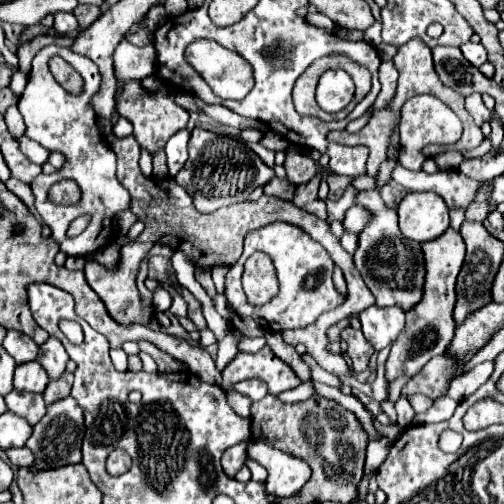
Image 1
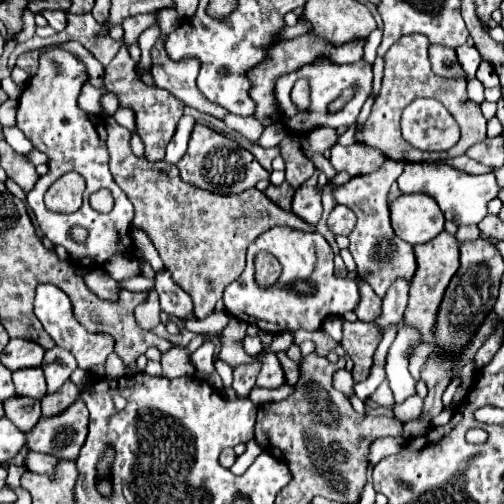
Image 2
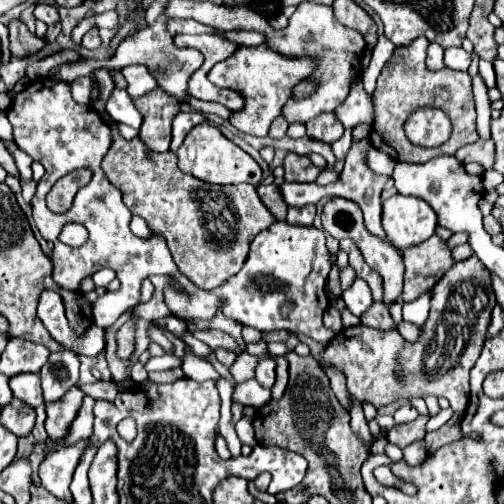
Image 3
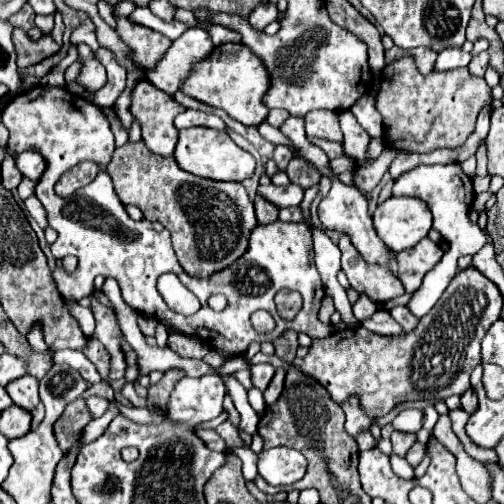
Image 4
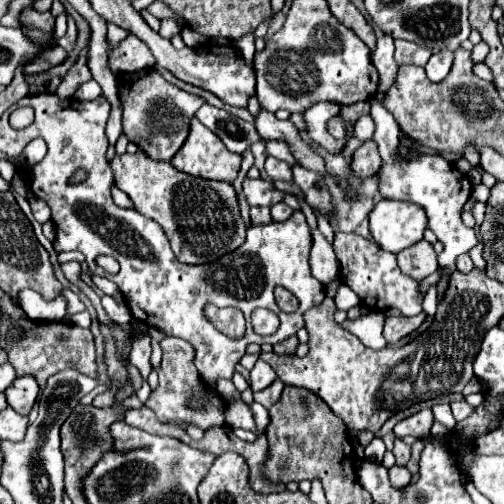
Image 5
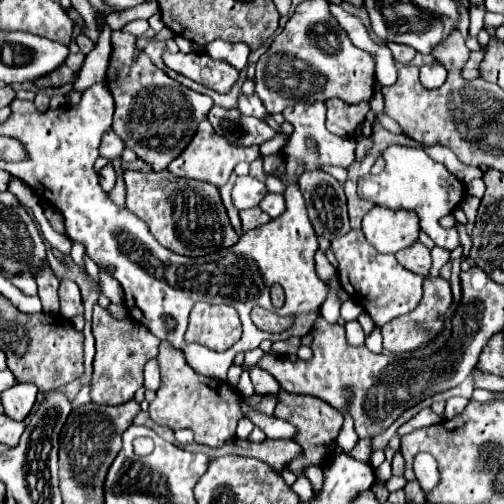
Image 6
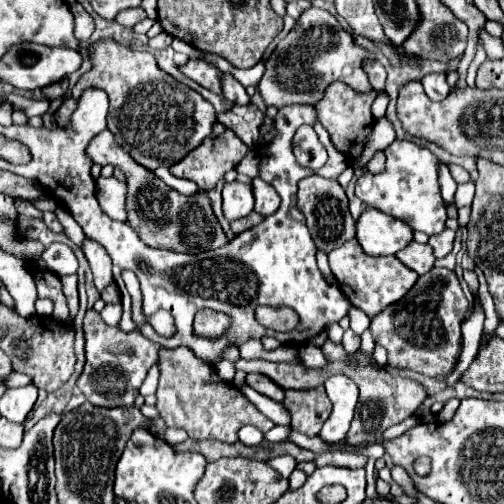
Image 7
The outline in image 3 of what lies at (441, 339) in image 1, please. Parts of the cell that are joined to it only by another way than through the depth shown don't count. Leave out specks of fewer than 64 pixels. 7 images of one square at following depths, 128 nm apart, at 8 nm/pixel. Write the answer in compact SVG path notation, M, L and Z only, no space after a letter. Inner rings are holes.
M436 234L418 246L406 248L402 252L402 260L406 266L402 290L404 302L416 300L422 292L432 288L440 280L440 276L454 264L450 248Z

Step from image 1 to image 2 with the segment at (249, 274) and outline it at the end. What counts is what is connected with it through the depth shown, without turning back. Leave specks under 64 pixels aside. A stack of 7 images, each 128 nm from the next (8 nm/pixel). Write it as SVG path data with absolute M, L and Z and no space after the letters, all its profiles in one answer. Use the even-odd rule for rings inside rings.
M260 252L256 256L256 280L258 280L258 284L272 286L278 276L280 276L278 260L266 252Z

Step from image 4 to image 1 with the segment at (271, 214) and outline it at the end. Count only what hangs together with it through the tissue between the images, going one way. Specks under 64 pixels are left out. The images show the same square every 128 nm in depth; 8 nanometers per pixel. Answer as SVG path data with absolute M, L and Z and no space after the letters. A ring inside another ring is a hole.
M272 178L266 186L264 186L264 194L268 194L268 196L276 196L276 198L282 198L282 200L292 200L292 196L294 196L294 184L292 182L288 182L288 180L280 180L280 178Z

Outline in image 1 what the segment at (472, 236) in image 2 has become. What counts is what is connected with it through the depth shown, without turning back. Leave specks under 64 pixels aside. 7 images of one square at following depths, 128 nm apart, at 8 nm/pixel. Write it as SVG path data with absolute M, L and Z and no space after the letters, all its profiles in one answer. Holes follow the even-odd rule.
M490 186L482 188L476 195L476 200L465 211L465 219L468 222L484 222L488 217L489 211L487 206L488 194L490 194Z

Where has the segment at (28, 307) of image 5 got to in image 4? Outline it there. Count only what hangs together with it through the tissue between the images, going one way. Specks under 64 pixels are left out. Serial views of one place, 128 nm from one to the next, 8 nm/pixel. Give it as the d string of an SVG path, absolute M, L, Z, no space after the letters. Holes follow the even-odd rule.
M64 300L64 306L66 306L66 310L76 318L76 322L78 322L80 328L82 328L82 332L84 332L86 336L92 336L92 332L94 332L94 316L92 316L92 310L90 310L90 308L82 308L82 306L78 306L78 304L72 302L72 300Z

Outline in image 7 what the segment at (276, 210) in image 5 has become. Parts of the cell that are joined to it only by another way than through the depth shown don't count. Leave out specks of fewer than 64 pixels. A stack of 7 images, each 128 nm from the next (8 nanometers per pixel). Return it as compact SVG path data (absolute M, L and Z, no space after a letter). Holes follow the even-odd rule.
M254 178L252 190L254 190L254 212L258 212L262 216L276 212L276 208L280 206L280 196L276 194L276 190L270 184L264 184L264 180Z

